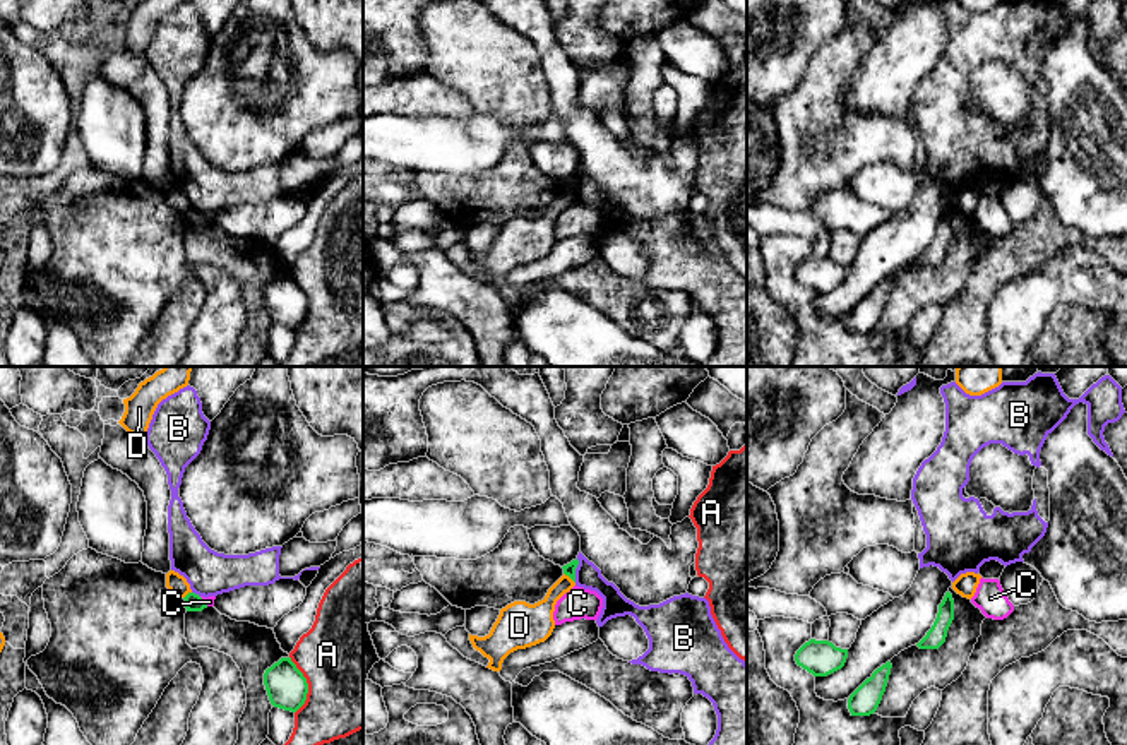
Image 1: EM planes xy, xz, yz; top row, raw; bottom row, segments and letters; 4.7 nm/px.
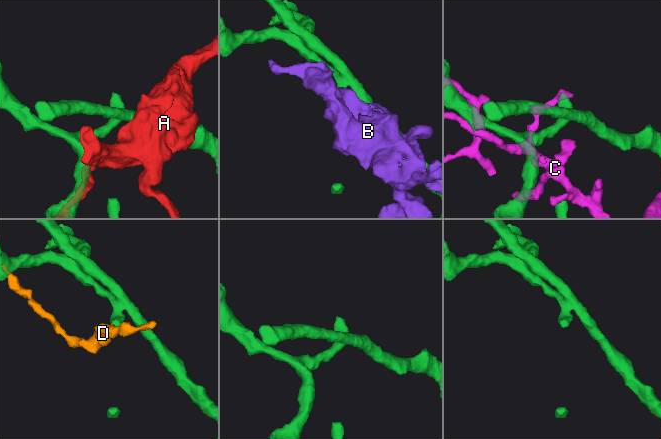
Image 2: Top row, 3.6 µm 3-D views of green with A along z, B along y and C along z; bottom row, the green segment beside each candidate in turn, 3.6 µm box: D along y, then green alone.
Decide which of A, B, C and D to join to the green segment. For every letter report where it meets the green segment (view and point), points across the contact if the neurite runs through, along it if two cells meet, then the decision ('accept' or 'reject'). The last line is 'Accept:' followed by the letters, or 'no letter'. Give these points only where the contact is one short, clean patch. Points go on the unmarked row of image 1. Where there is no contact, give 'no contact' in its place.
A: xy (307, 302) | reject
B: xz (574, 187) | reject
C: xy (204, 218) | reject
D: xz (569, 192) | along xz (564, 189), (574, 199) | reject
Accept: no letter

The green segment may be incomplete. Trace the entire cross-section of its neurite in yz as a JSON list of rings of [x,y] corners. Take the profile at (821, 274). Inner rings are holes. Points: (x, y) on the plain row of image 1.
[[[810,255],[795,271],[798,283],[814,293],[827,293],[841,286],[846,279],[848,265],[836,264],[829,257]]]

